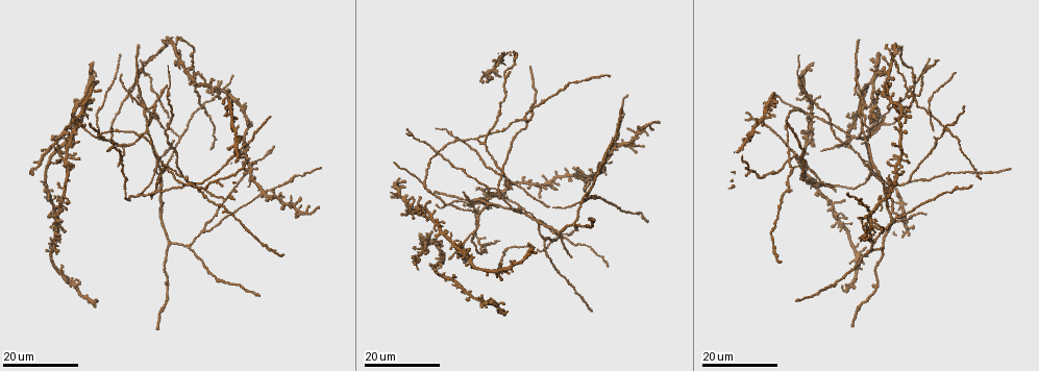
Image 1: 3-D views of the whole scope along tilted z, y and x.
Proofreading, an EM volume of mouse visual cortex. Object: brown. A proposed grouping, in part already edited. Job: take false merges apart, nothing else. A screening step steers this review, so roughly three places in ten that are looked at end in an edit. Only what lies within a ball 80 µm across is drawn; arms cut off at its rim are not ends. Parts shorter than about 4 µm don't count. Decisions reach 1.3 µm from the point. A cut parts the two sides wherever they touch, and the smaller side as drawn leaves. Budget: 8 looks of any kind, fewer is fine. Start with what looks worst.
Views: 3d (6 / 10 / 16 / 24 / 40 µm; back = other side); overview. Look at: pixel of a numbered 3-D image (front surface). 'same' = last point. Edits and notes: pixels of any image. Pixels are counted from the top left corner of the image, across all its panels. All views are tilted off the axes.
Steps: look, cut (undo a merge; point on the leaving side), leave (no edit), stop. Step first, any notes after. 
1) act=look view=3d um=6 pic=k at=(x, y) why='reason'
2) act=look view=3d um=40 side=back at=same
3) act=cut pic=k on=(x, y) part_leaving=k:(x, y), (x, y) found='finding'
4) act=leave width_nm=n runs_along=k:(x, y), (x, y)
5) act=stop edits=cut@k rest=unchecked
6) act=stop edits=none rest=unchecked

act=look view=3d um=24 pic=1 at=(945, 128) why='looks like a crossing'

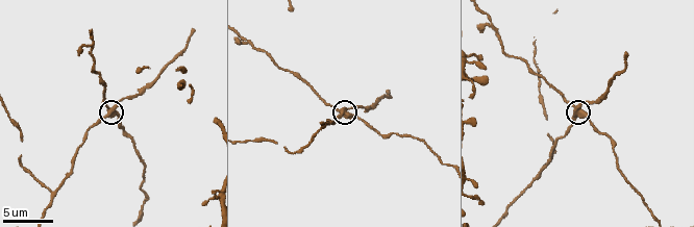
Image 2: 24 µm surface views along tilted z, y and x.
act=look view=3d um=6 pic=2 at=(343, 108)

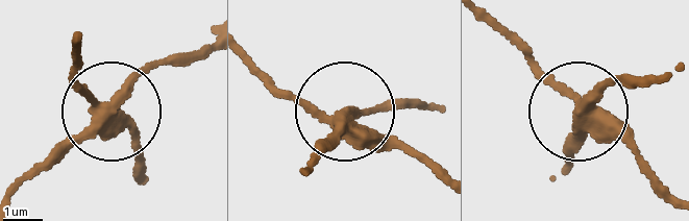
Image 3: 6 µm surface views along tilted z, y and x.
act=cut pic=3 on=(134, 138) arms=4 part_leaving=3:(100, 113), (73, 74), (76, 42) found='two neurons meet here'

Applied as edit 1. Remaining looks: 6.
act=look view=overview

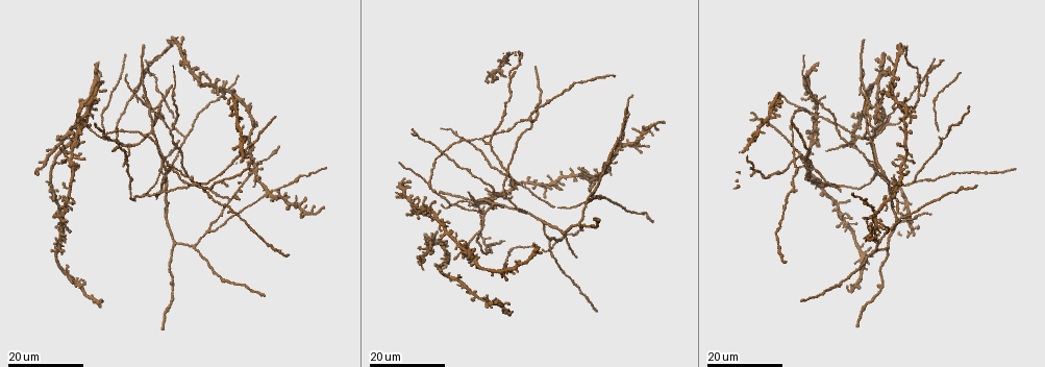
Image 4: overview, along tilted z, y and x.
act=look view=3d um=16 pic=4 at=(754, 170) why='three-way junction'

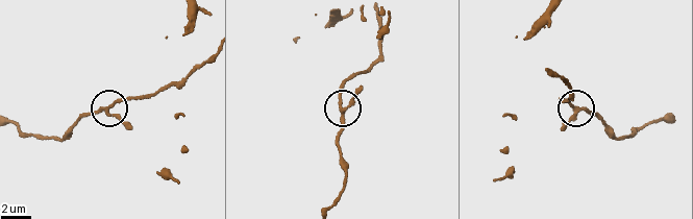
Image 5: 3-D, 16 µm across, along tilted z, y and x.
act=look view=3d um=10 pic=5 at=(341, 109) why='closer look'

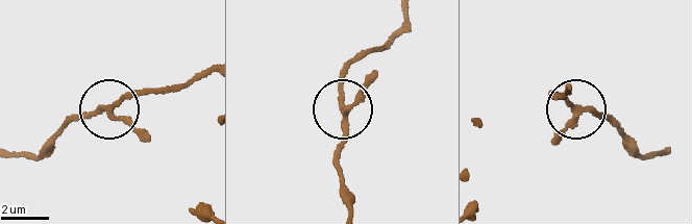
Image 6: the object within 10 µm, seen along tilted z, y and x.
act=leave width_nm=200 runs_along=6:(347, 207), (340, 188), (343, 114), (376, 71) found='all the same neuron'

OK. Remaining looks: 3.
act=look view=3d um=24 pic=4 at=(563, 236) why='three-way junction'

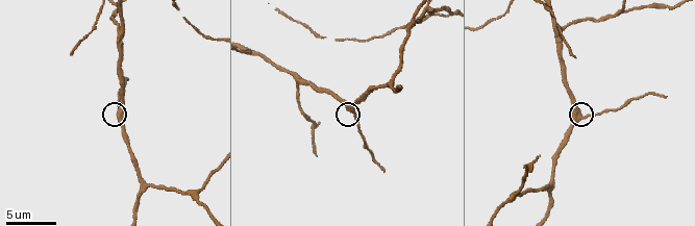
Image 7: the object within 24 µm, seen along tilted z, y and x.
act=look view=3d um=6 pic=7 at=(352, 112) why='closer look'

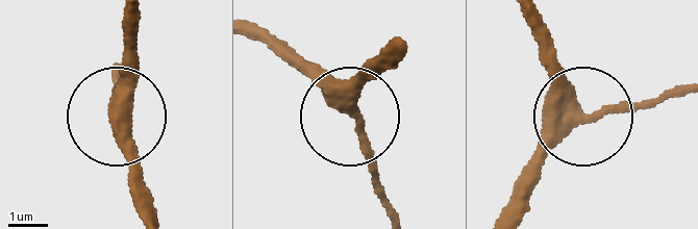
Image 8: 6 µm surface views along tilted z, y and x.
act=leave width_nm=330 runs_along=8:(250, 32), (314, 67), (362, 137), (377, 186) found='one neuron here'

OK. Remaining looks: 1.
act=look view=3d um=10 pic=7 at=(117, 33) why='arms part here'

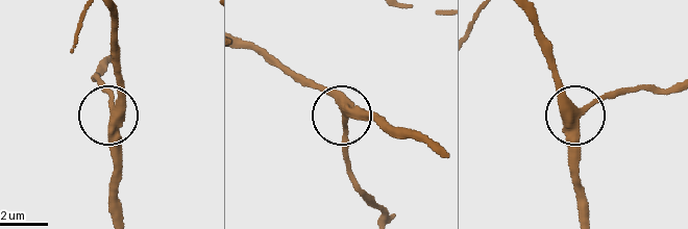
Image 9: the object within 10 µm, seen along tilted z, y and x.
act=leave width_nm=370 runs_along=9:(112, 18), (119, 88), (112, 111), (99, 77) found='all the same neuron'

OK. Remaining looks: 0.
act=stop edits=cut@3 rest=unchecked

